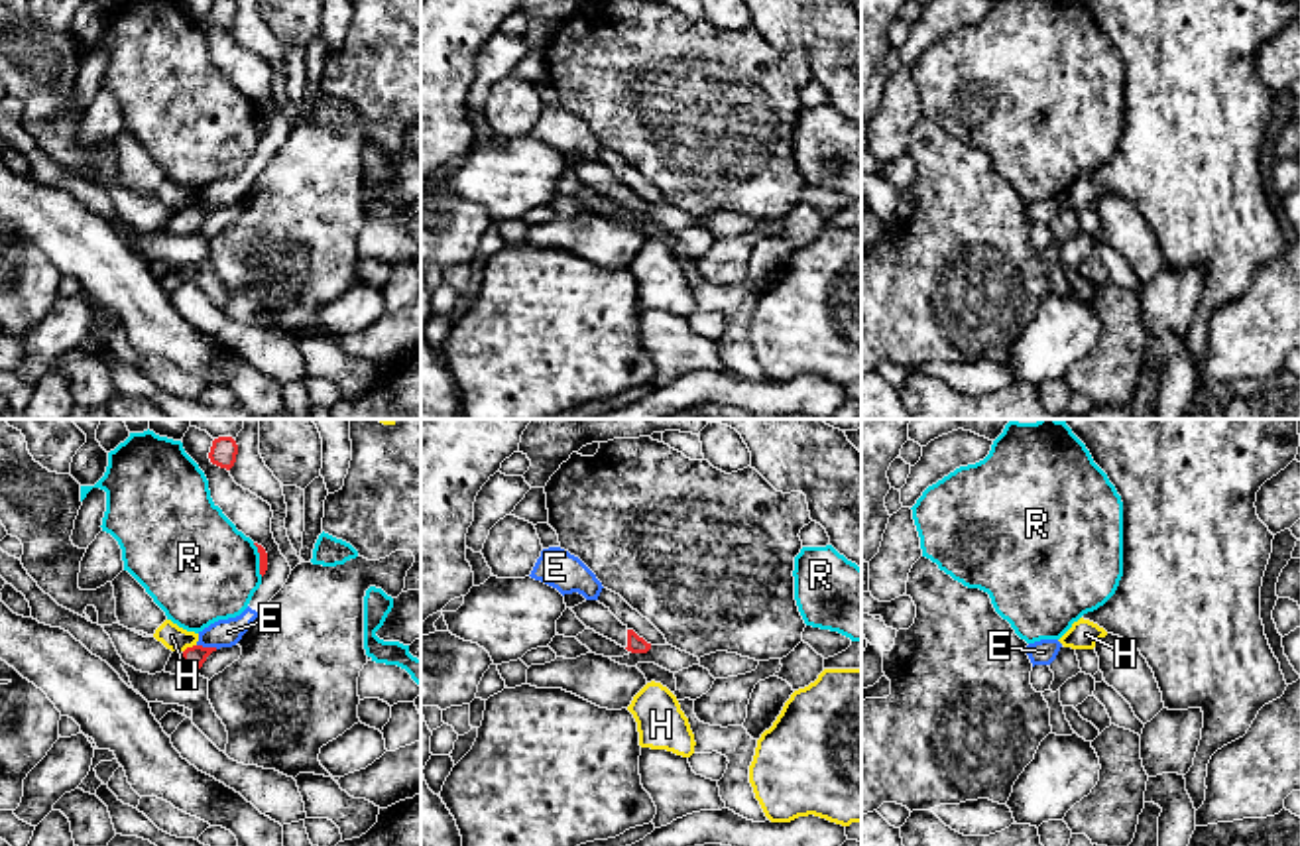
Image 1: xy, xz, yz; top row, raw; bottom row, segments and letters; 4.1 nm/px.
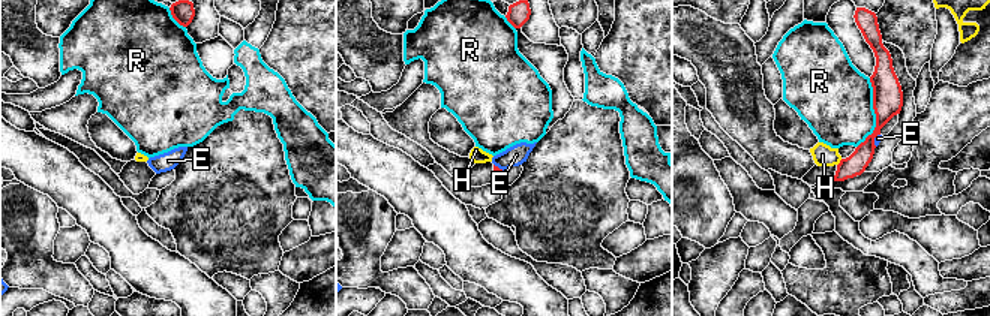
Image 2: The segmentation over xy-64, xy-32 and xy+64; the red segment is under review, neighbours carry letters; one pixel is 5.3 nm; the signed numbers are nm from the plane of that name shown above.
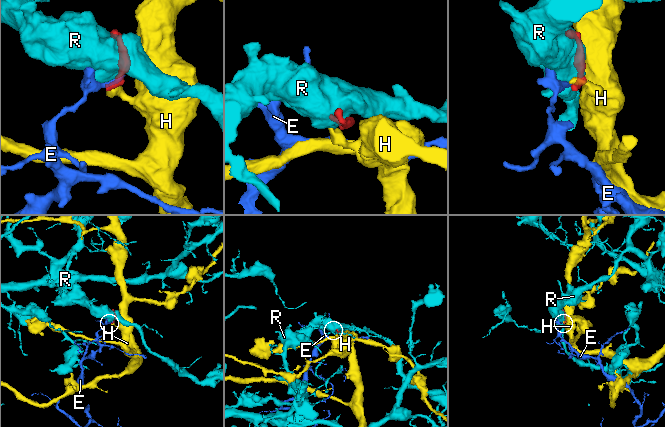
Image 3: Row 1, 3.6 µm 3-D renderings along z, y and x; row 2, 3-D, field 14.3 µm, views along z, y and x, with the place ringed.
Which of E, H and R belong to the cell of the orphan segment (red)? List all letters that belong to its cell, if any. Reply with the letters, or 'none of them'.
none of them

